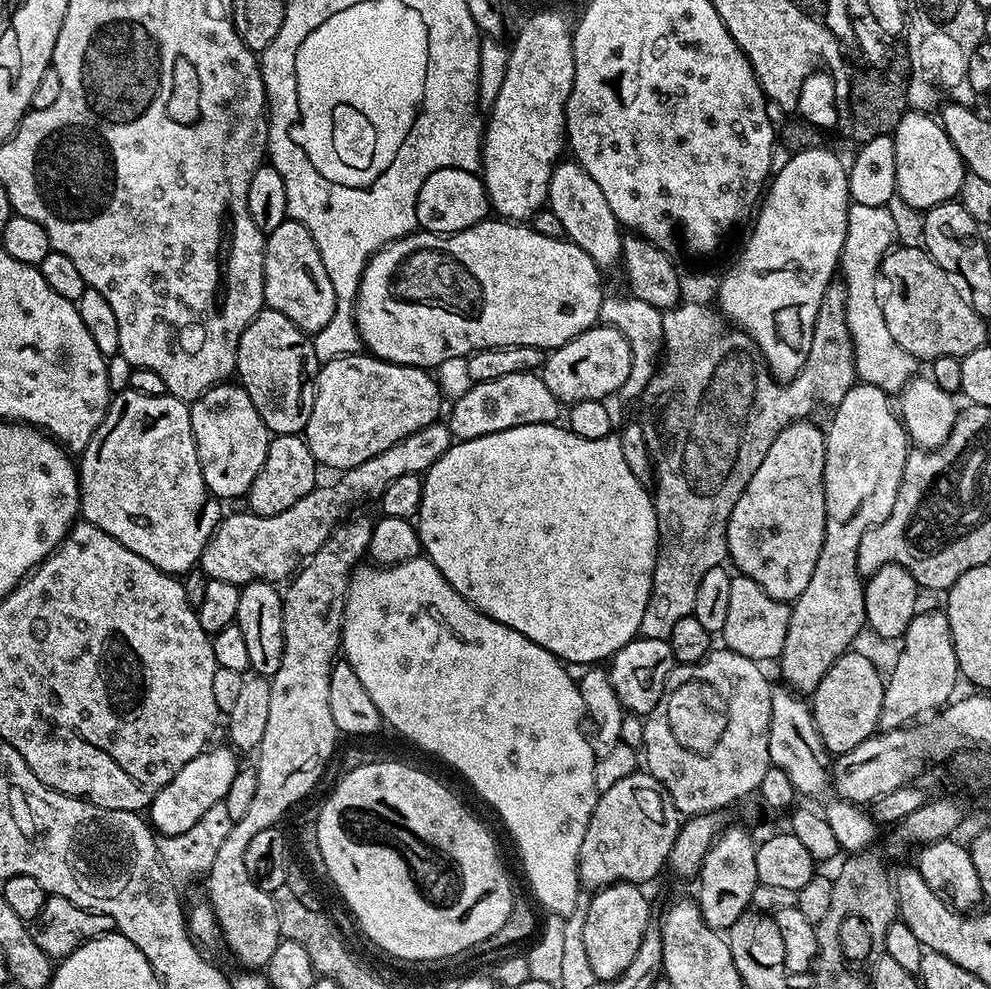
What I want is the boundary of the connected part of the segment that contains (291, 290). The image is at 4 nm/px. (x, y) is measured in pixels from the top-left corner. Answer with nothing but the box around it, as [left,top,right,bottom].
[264,219,336,334]

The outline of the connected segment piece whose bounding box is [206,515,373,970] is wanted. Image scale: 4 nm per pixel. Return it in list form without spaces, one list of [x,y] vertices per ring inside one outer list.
[[[355,516],[345,519],[343,524],[339,524],[332,531],[330,538],[322,542],[320,549],[303,561],[302,567],[291,577],[287,585],[289,588],[283,589],[282,666],[278,666],[278,670],[270,678],[270,714],[267,715],[266,730],[258,747],[260,757],[254,761],[258,787],[254,789],[254,798],[250,801],[246,814],[242,814],[242,818],[232,822],[230,834],[226,834],[226,839],[223,840],[214,858],[214,866],[210,866],[206,874],[206,881],[208,880],[206,903],[214,910],[214,918],[220,927],[222,944],[232,951],[233,958],[244,970],[267,969],[270,957],[274,955],[274,950],[278,950],[282,939],[273,893],[262,890],[256,885],[246,870],[246,846],[250,846],[254,834],[259,834],[261,830],[267,828],[277,827],[281,823],[279,820],[303,796],[311,794],[312,787],[319,782],[320,775],[323,774],[324,767],[327,766],[328,759],[336,748],[338,733],[334,726],[334,717],[330,714],[330,670],[341,651],[340,627],[344,621],[344,598],[348,595],[348,580],[357,565],[365,559],[373,525],[371,519]]]

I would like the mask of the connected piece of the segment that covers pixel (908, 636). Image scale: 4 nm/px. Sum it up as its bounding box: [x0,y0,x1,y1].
[879,611,960,732]

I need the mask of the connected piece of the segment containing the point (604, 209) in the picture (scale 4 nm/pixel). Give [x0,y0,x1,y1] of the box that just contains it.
[547,162,624,270]

